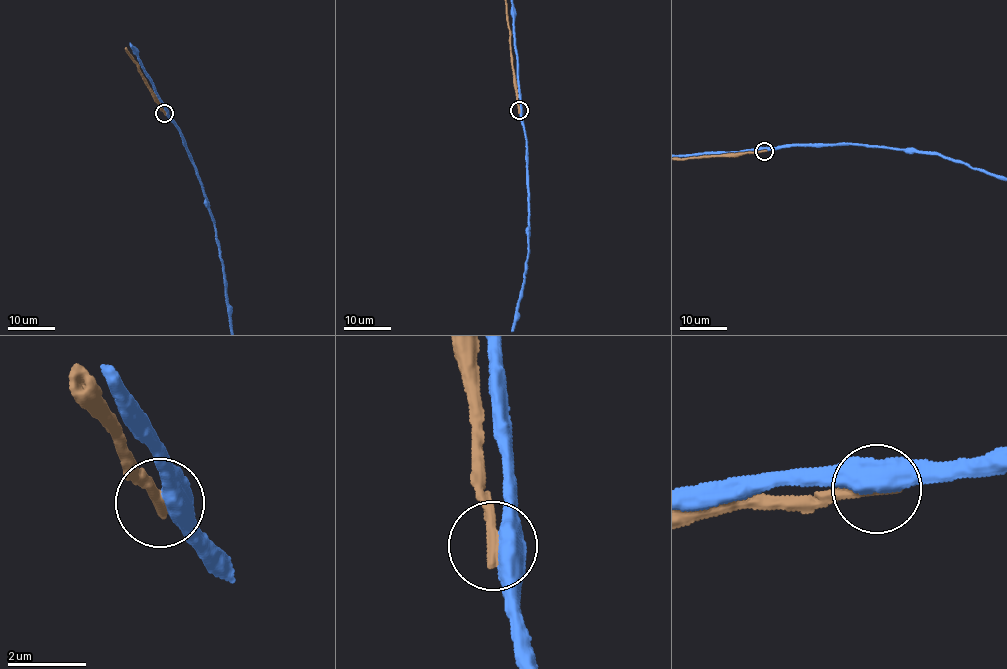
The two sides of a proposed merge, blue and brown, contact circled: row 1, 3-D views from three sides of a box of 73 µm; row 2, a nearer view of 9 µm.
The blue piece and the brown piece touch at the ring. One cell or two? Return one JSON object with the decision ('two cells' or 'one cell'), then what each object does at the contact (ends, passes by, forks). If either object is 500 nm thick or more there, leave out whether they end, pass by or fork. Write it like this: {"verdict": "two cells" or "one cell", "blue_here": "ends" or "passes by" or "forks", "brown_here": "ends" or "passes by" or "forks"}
{"verdict": "two cells"}

